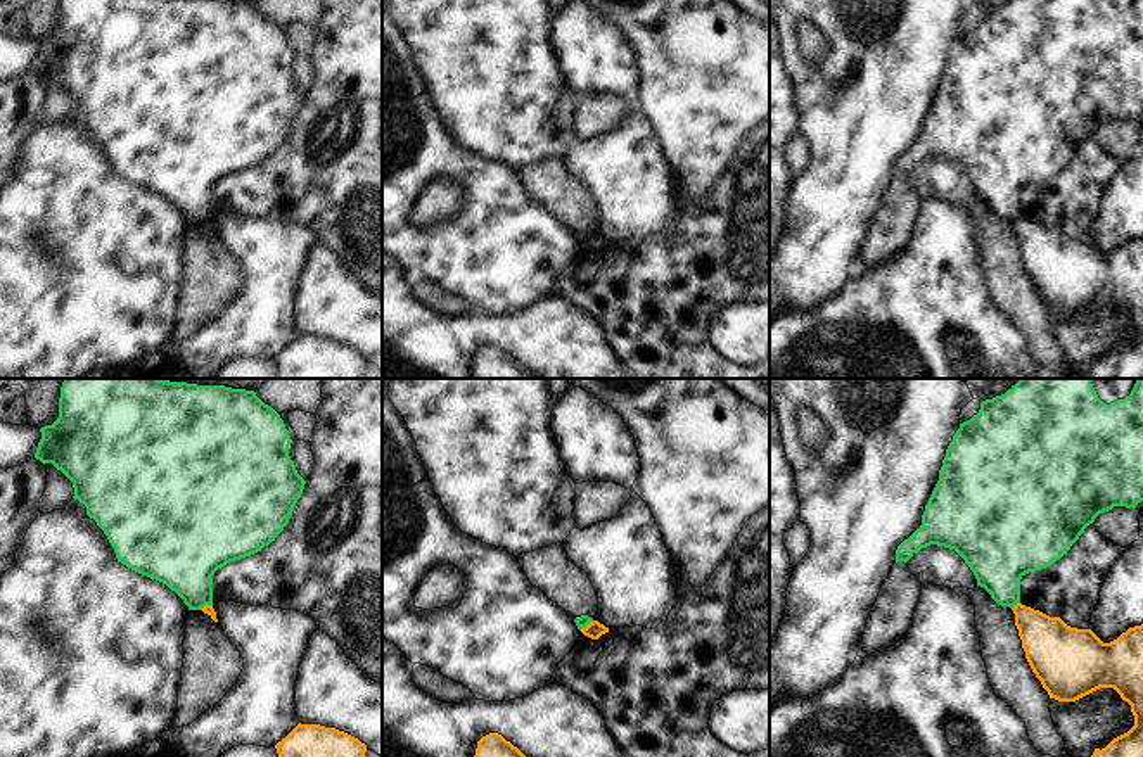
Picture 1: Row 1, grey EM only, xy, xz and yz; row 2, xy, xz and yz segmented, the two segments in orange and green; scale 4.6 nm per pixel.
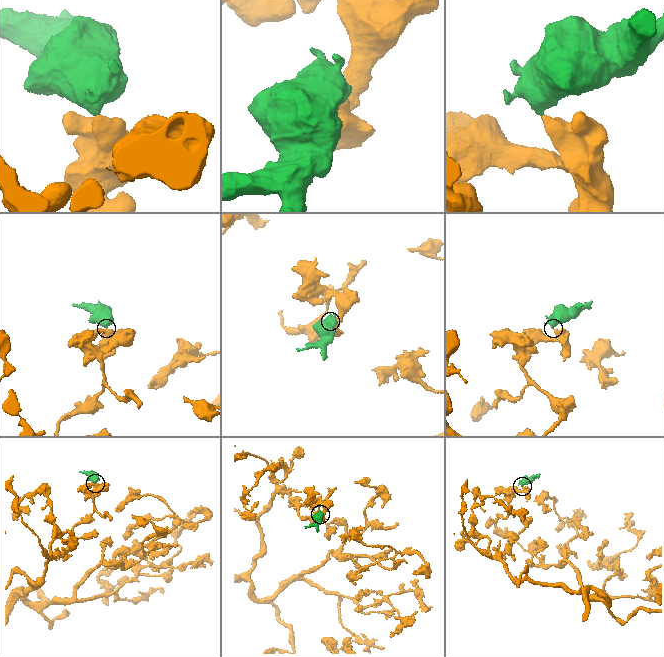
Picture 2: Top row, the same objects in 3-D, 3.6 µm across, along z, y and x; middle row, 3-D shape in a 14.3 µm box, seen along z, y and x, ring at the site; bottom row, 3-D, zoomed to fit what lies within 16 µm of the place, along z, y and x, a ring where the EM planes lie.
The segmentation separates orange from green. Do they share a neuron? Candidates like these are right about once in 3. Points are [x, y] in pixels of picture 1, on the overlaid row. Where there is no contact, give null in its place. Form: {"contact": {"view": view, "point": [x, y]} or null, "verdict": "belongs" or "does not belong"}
{"contact": {"view": "yz", "point": [1015, 605]}, "verdict": "does not belong"}

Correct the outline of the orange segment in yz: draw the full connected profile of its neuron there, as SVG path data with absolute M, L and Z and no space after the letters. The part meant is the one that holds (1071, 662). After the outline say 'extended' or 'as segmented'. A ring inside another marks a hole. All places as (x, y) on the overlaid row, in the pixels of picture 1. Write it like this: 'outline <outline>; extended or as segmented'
outline M1022 603L1012 610L1025 658L1050 698L1076 702L1100 688L1114 688L1131 705L1134 726L1105 748L1095 748L1091 757L1143 757L1143 624L1103 643L1091 629L1070 627L1060 617L1050 617Z; as segmented

